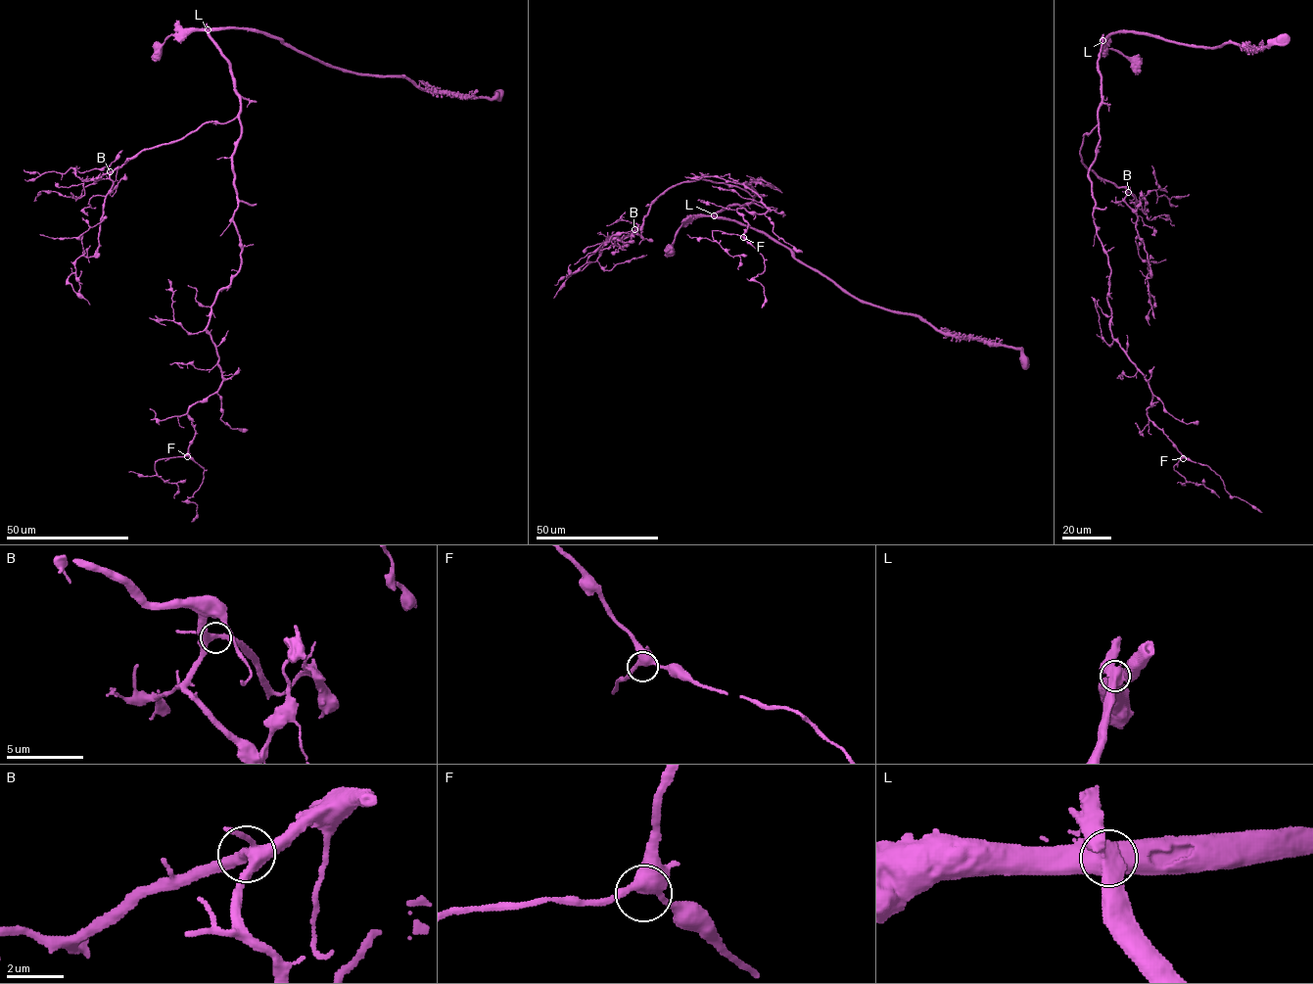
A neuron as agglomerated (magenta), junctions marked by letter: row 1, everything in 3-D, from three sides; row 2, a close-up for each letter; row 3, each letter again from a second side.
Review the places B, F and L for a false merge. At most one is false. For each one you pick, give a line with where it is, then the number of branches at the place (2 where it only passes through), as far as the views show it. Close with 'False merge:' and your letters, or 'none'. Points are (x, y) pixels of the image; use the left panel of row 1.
L: (208, 29) | 4
False merge: L

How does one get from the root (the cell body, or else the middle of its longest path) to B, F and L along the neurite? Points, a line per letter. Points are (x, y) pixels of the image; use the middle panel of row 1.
B: (1023, 359), (864, 304), (762, 233), (718, 218), (753, 199), (739, 187), (679, 183), (634, 229)
F: (1023, 359), (864, 304), (717, 218), (761, 177), (772, 187), (744, 184), (768, 210), (737, 210), (743, 237)
L: (1023, 359), (1018, 350), (946, 336), (916, 316), (864, 304), (802, 264), (787, 248), (762, 233), (714, 215)

